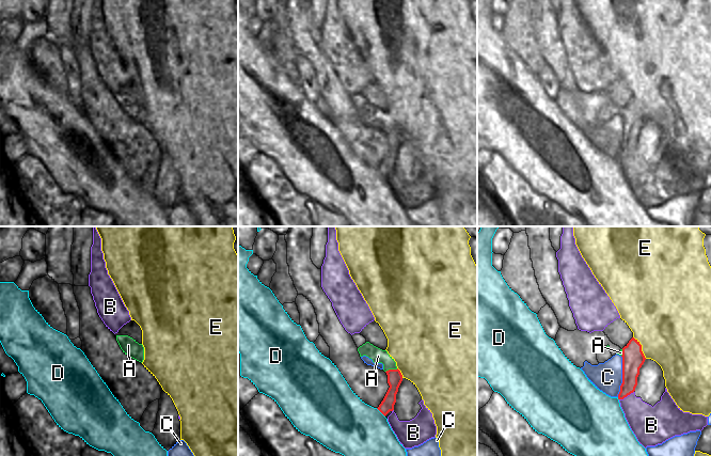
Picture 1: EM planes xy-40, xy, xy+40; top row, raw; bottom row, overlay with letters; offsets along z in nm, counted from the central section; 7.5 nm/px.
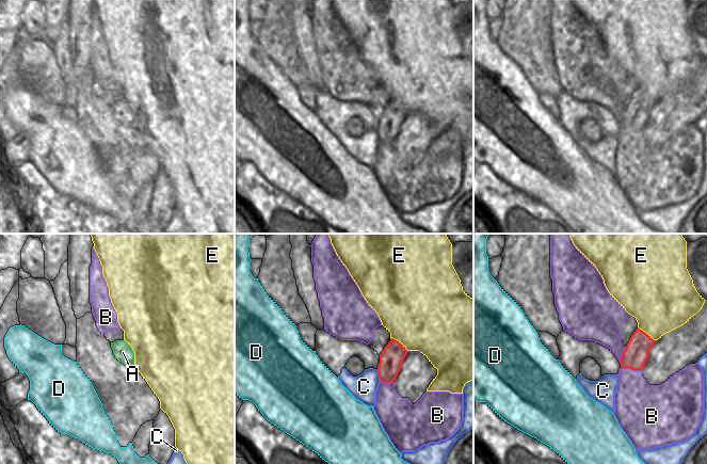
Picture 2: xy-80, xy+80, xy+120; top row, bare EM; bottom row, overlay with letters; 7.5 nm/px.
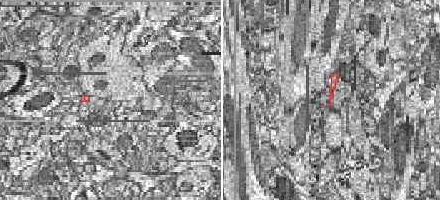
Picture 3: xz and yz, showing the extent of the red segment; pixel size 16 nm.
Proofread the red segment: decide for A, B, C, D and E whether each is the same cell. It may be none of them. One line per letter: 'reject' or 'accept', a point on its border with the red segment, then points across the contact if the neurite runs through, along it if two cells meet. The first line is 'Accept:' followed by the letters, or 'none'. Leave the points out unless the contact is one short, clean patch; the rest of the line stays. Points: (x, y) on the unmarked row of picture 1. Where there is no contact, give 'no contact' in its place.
Accept: none
A: reject; contact xy (391, 130); border xy (397, 129), (389, 129), (385, 132)
B: reject; contact xy+40 (626, 157)
C: reject; contact xy+40 (622, 137); border xy+40 (621, 116), (621, 145), (617, 157)
D: reject; contact xy (380, 172); border xy (376, 169), (384, 177)
E: reject; contact xy+40 (641, 108)

